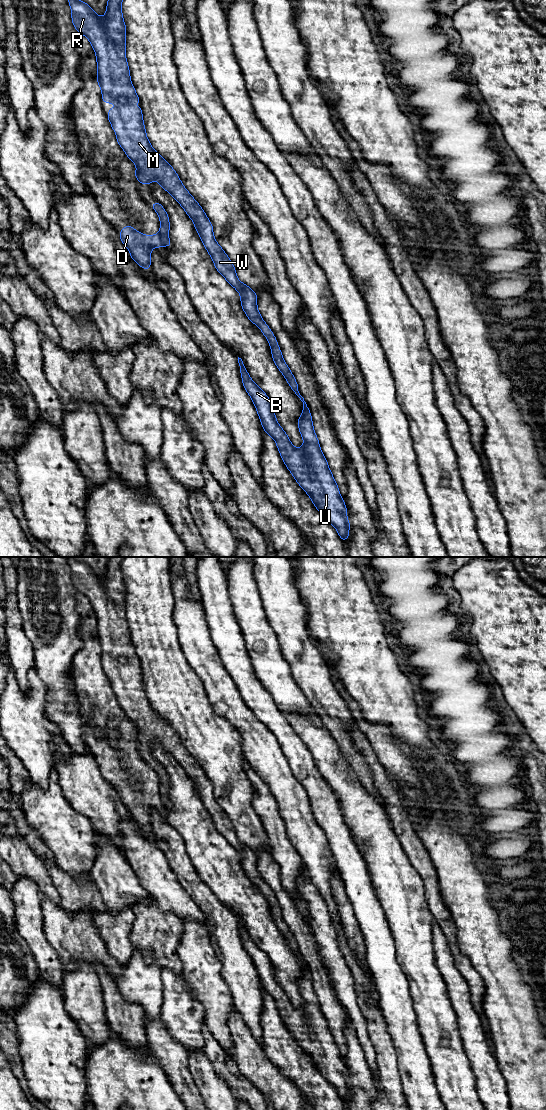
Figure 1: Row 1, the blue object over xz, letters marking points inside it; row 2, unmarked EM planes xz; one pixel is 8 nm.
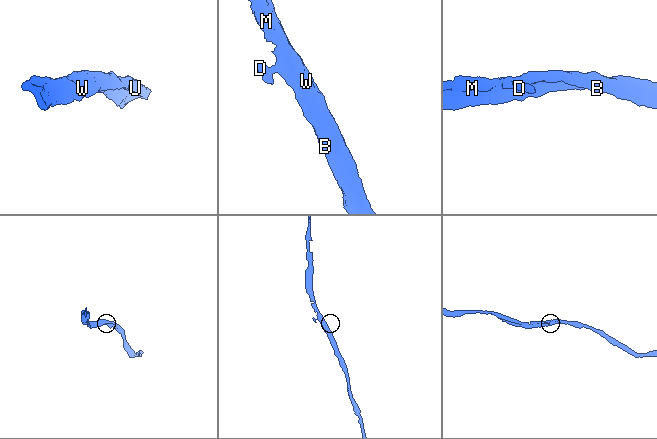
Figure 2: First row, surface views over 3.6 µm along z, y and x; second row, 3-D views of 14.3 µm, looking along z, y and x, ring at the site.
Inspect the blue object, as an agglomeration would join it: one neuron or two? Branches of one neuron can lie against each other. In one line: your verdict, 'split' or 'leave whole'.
split

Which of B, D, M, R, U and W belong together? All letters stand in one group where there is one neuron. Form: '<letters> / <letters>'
B M R U W / D

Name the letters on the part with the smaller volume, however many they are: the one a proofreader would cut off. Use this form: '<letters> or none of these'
D

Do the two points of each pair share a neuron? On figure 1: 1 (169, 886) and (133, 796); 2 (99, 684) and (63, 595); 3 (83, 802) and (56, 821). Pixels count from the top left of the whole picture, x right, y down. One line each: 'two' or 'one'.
1: two
2: two
3: two

